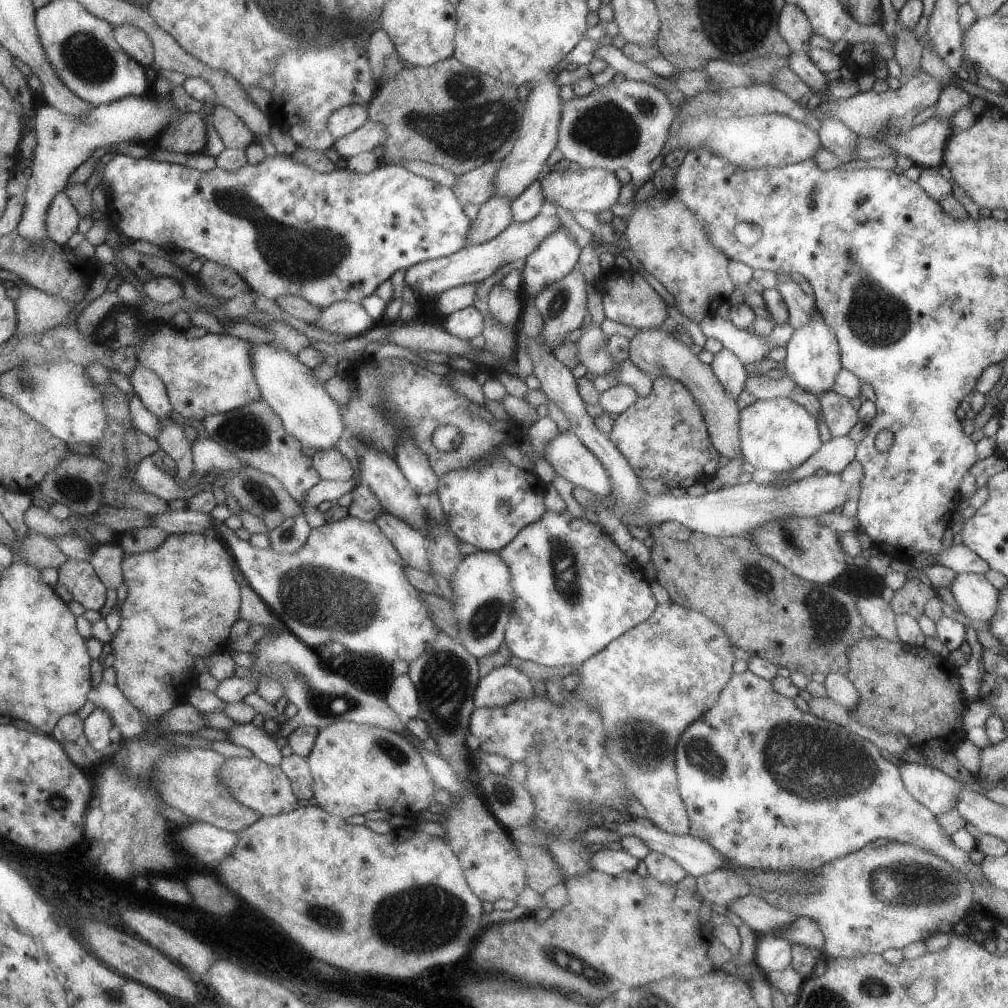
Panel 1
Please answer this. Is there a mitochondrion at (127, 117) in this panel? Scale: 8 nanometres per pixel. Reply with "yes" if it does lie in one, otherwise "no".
no

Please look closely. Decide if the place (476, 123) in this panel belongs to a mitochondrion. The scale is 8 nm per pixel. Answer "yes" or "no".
yes

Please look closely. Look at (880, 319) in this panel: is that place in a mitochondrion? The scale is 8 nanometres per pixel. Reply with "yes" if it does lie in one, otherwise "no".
yes

